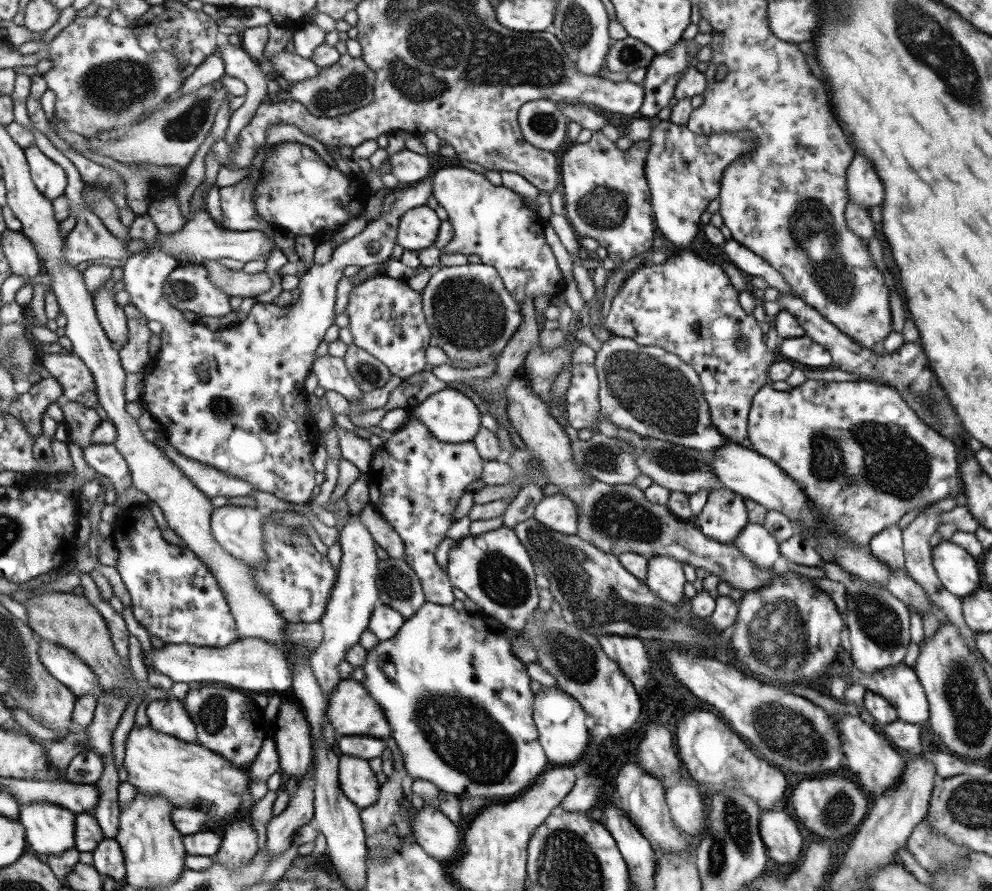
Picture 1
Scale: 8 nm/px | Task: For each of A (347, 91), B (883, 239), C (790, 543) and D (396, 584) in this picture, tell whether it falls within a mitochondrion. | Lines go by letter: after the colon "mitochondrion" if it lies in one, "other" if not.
A: mitochondrion
B: other
C: other
D: mitochondrion

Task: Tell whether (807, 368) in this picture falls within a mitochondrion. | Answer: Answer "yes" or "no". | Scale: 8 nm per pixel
no

